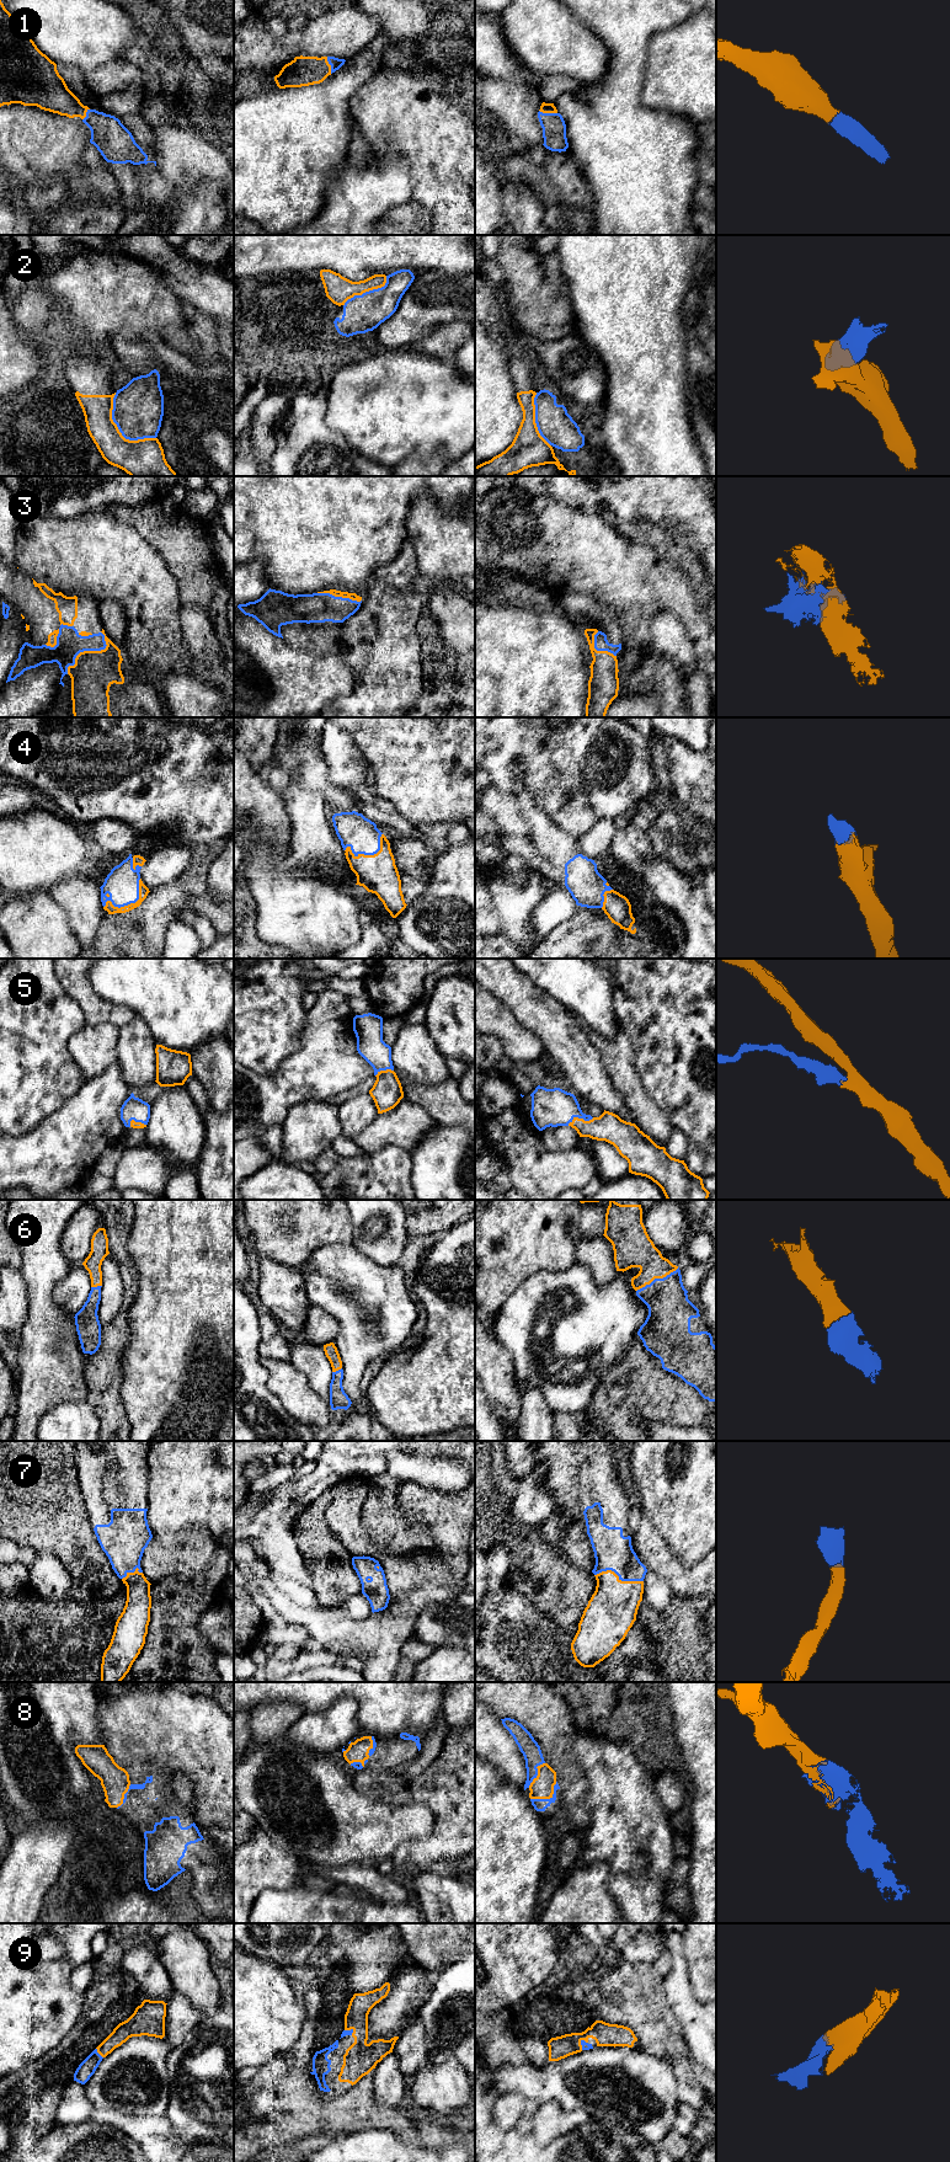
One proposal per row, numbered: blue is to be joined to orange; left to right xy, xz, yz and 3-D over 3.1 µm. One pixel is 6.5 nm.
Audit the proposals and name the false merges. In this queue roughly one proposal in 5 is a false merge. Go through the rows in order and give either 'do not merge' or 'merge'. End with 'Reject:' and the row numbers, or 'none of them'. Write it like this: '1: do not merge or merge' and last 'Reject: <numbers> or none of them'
1: merge
2: do not merge
3: merge
4: merge
5: merge
6: merge
7: merge
8: merge
9: merge
Reject: 2

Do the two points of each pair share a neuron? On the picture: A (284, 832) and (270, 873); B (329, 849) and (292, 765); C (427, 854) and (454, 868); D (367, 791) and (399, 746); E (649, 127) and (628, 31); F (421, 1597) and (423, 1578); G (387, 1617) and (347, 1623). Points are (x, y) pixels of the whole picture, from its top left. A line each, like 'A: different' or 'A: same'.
A: different
B: different
C: different
D: different
E: same
F: different
G: same

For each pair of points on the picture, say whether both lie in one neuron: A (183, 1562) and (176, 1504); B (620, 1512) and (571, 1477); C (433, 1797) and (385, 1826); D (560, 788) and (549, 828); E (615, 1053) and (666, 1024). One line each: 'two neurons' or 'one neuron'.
A: two neurons
B: one neuron
C: two neurons
D: two neurons
E: two neurons

